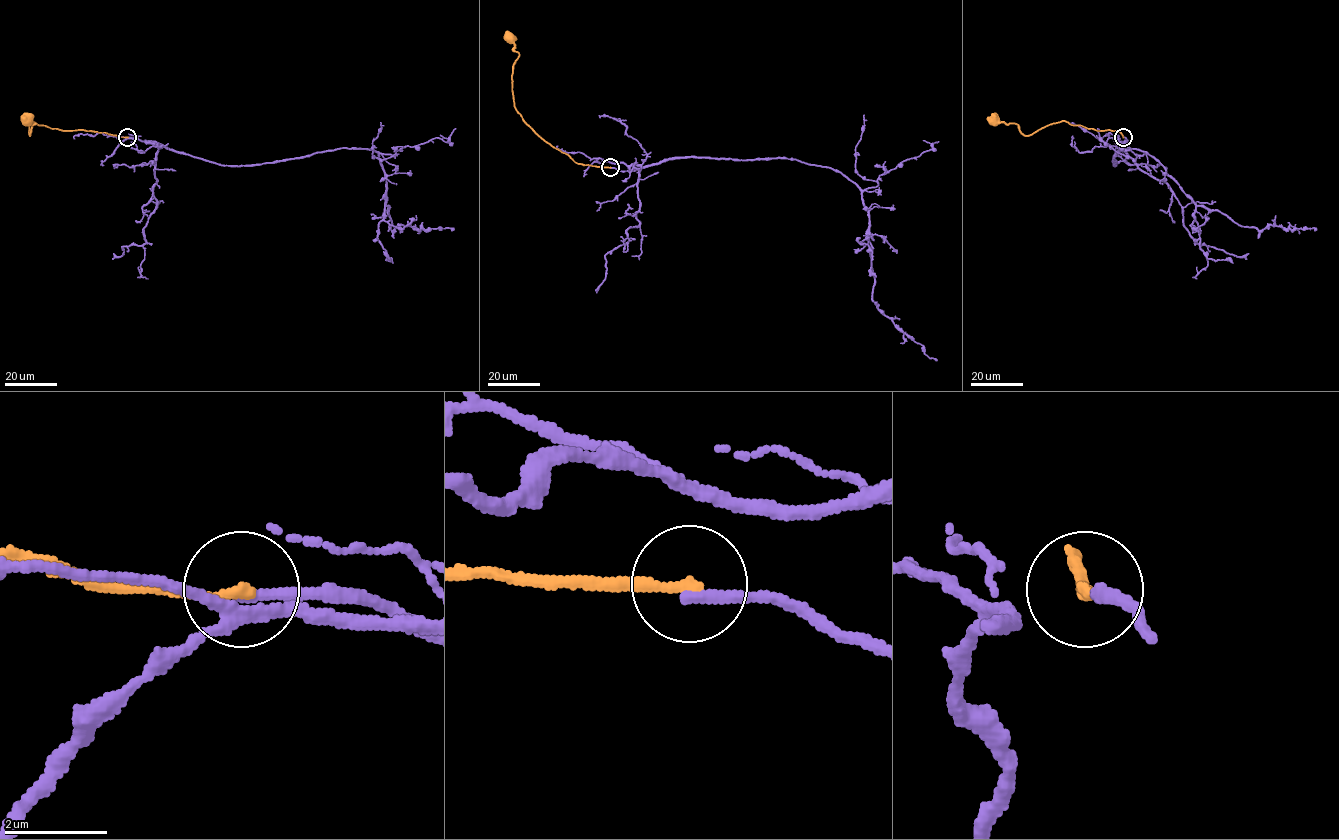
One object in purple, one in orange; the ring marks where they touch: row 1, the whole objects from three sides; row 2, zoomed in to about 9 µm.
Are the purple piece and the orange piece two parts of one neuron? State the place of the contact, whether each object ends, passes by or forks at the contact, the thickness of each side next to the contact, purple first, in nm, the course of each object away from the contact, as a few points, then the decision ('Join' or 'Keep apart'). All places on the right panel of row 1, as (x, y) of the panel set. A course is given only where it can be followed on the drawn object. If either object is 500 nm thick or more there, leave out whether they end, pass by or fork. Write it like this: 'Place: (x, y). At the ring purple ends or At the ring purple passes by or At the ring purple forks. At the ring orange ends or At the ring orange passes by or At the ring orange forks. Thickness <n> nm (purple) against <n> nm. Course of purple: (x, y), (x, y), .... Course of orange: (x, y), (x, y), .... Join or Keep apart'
Place: (1123, 137). At the ring purple ends. At the ring orange ends. Thickness 240 nm (purple) against 200 nm. Course of purple: (1123, 137), (1114, 166), (1123, 148), (1139, 149), (1196, 205), (1239, 225), (1316, 230). Course of orange: (1123, 137), (1119, 131), (1087, 129), (1066, 121), (1024, 135), (1017, 124), (987, 118). Keep apart

